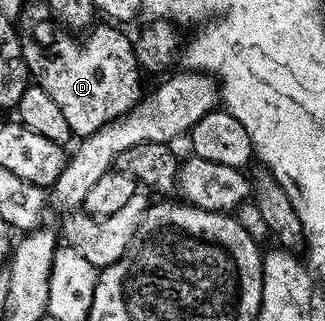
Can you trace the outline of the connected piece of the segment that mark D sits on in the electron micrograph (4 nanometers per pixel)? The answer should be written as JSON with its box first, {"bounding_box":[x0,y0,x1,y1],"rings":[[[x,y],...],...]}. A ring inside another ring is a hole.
{"bounding_box":[17,17,145,138],"rings":[[[25,17],[18,22],[17,28],[27,72],[39,76],[36,77],[37,84],[53,95],[76,138],[87,137],[140,103],[145,93],[144,74],[132,38],[127,38],[119,30],[122,28],[111,23],[99,23],[84,36],[88,37],[83,42],[79,42],[75,38],[78,36],[72,35],[54,20]]]}

